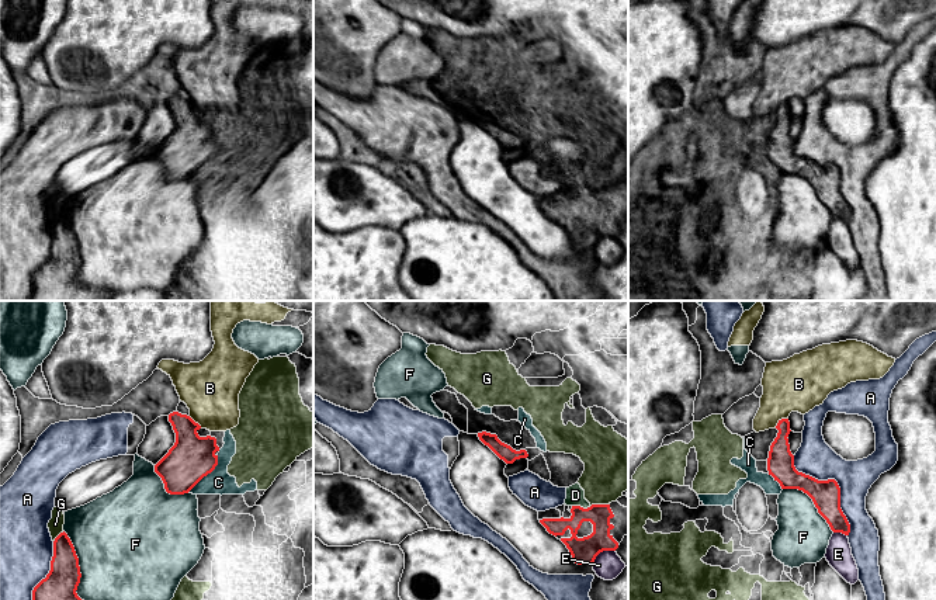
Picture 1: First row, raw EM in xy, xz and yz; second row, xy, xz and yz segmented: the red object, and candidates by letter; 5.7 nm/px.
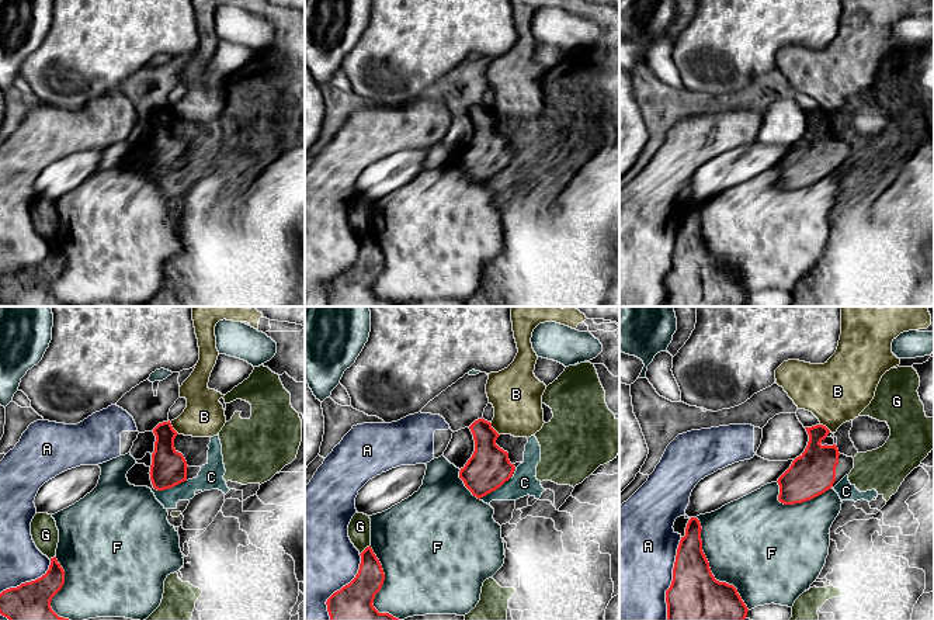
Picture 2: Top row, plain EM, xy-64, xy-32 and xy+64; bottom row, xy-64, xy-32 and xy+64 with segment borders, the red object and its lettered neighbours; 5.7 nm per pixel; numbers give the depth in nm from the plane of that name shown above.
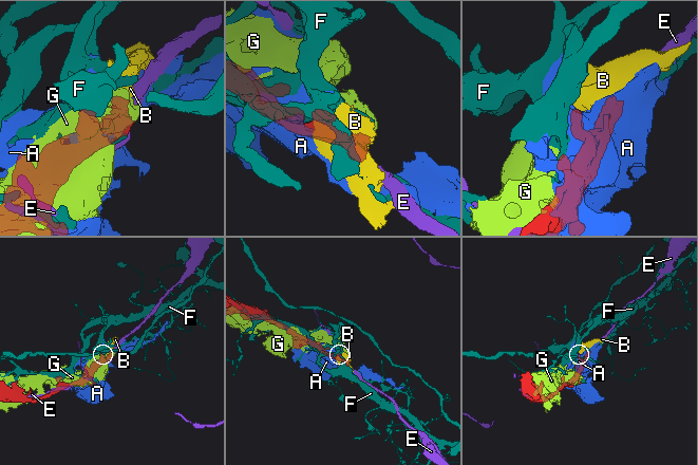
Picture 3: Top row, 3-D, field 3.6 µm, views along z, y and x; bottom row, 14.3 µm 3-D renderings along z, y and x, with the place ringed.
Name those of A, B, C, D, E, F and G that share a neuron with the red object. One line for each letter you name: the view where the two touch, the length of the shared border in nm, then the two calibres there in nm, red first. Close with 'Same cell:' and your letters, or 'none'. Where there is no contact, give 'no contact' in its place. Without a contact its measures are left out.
Same cell: none

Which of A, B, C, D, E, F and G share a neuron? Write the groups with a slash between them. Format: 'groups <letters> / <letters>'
groups A B / C D G / E / F

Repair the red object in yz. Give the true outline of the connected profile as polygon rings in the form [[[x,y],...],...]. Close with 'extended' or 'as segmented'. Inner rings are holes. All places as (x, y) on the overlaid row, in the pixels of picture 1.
[[[788,419],[779,420],[777,437],[770,445],[767,458],[769,475],[774,478],[781,489],[798,489],[807,493],[818,513],[826,520],[833,533],[849,535],[850,524],[840,509],[840,488],[835,479],[818,481],[810,475],[798,472],[794,467],[794,455],[790,451]]]; as segmented

